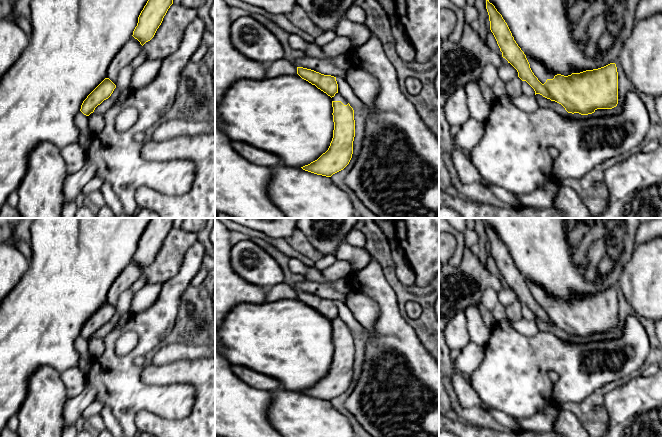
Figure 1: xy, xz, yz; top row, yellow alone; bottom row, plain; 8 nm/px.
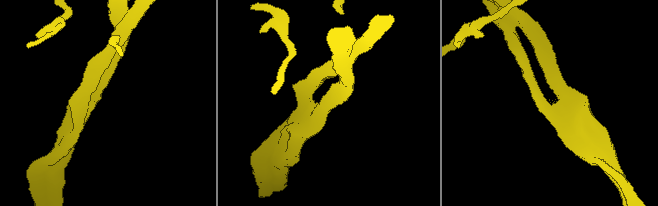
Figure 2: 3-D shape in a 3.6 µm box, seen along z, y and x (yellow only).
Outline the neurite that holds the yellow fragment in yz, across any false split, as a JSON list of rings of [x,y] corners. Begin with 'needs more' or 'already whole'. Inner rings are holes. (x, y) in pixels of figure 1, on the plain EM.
needs more; [[[486,223],[486,233],[489,239],[490,254],[493,257],[497,268],[505,282],[518,296],[518,301],[526,305],[535,315],[543,321],[561,328],[568,337],[579,337],[588,339],[597,333],[612,333],[618,328],[618,296],[615,287],[610,287],[604,291],[586,294],[580,297],[572,297],[564,300],[551,296],[546,289],[540,285],[526,280],[518,270],[512,257],[497,235],[495,230]]]

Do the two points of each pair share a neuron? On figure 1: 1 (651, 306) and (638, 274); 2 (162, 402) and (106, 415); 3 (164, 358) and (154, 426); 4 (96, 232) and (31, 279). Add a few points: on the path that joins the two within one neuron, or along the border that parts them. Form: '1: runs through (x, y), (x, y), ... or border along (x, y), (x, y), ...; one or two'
1: runs through (651, 298), (651, 287), (646, 282); one
2: border along (104, 405), (110, 409), (121, 426); two
3: border along (186, 359), (158, 365), (152, 364); two
4: runs through (80, 248), (47, 279); one

